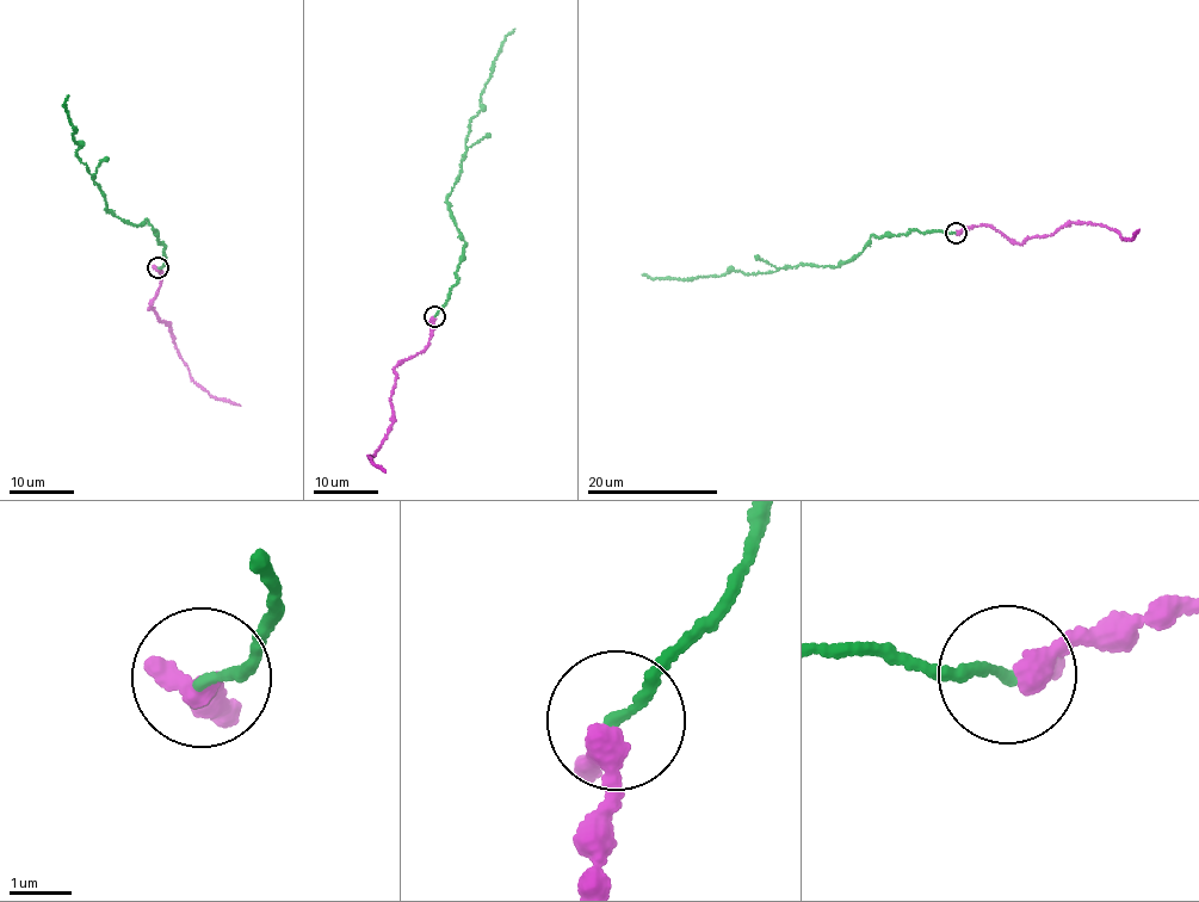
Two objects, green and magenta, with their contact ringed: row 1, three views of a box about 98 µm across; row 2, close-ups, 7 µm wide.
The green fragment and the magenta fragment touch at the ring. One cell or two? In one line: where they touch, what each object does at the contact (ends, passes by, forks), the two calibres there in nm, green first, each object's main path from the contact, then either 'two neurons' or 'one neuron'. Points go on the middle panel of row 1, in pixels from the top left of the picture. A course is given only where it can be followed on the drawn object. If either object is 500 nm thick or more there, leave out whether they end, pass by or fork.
place (434, 316); green ends; magenta passes by; calibres 160 and 260 nm; course green (433, 317), (456, 282), (465, 247), (447, 196), (462, 170), (469, 121), (482, 109), (501, 43), (514, 29); course magenta (433, 317), (432, 337), (425, 348), (394, 370), (391, 425), (381, 448), (369, 456), (385, 473); one neuron

